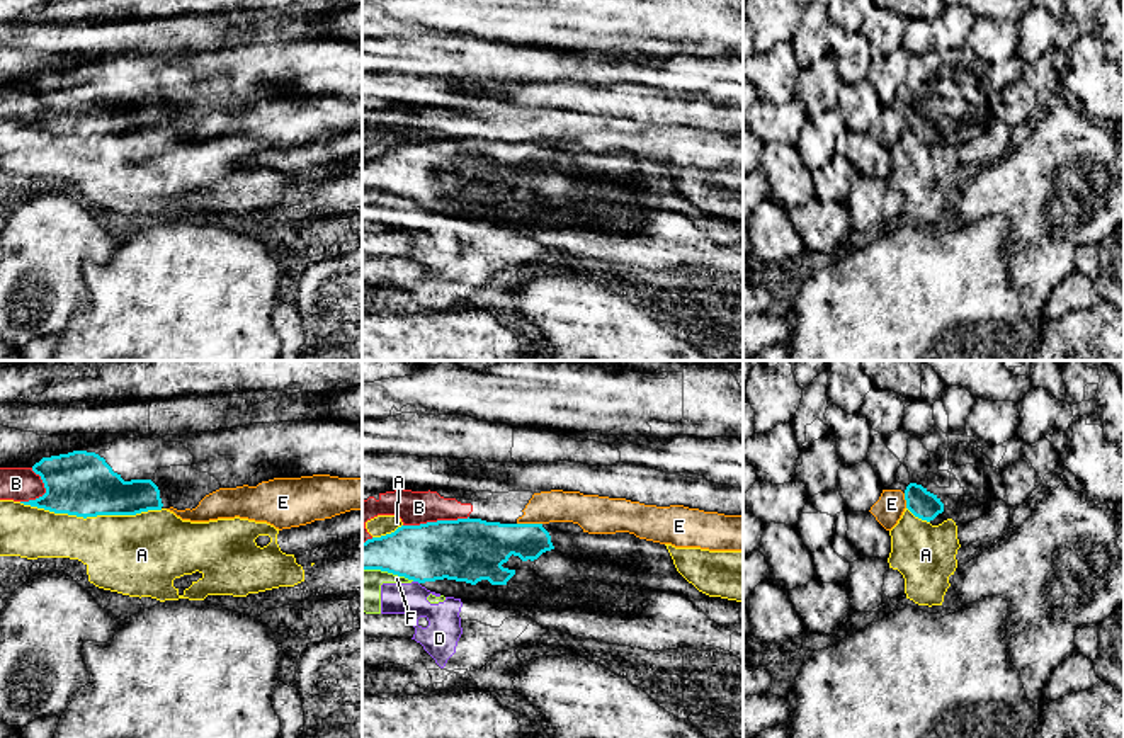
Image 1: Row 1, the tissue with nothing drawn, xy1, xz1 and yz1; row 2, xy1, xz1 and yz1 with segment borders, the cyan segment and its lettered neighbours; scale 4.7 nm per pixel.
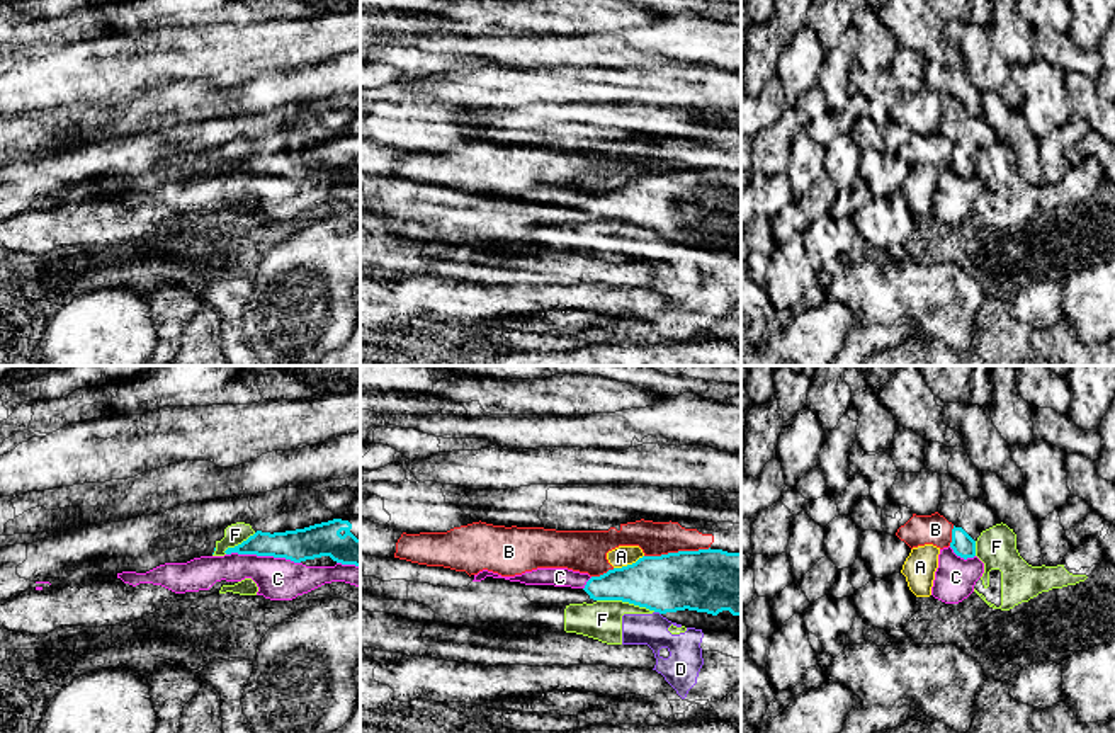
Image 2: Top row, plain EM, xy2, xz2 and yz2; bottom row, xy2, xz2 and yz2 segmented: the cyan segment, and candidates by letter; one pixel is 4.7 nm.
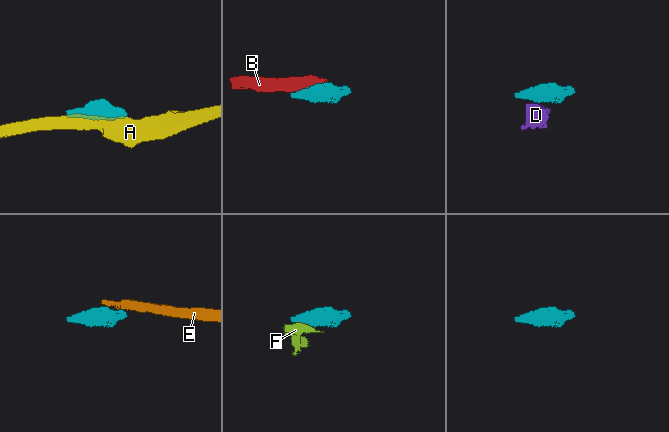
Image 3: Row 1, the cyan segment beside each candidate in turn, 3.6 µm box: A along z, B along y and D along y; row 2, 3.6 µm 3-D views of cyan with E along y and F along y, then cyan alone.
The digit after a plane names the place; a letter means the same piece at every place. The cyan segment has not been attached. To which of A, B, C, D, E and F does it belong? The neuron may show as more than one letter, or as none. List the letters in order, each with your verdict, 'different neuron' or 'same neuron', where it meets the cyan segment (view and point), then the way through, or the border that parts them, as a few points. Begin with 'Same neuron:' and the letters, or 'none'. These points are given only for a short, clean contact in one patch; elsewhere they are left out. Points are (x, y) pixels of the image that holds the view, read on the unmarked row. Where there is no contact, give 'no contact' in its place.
Same neuron: none
A: different neuron; meets cyan in xy1 at (90, 135)
B: different neuron; meets cyan in xz1 at (437, 140)
C: different neuron; meets cyan in xy2 at (264, 174)
D: different neuron; meets cyan in xz1 at (417, 199); border along xz1 (414, 199), (419, 203)
E: different neuron; meets cyan in xz1 at (529, 143)
F: different neuron; meets cyan in xz2 at (626, 220); border along xz2 (597, 218), (621, 218), (655, 230)

